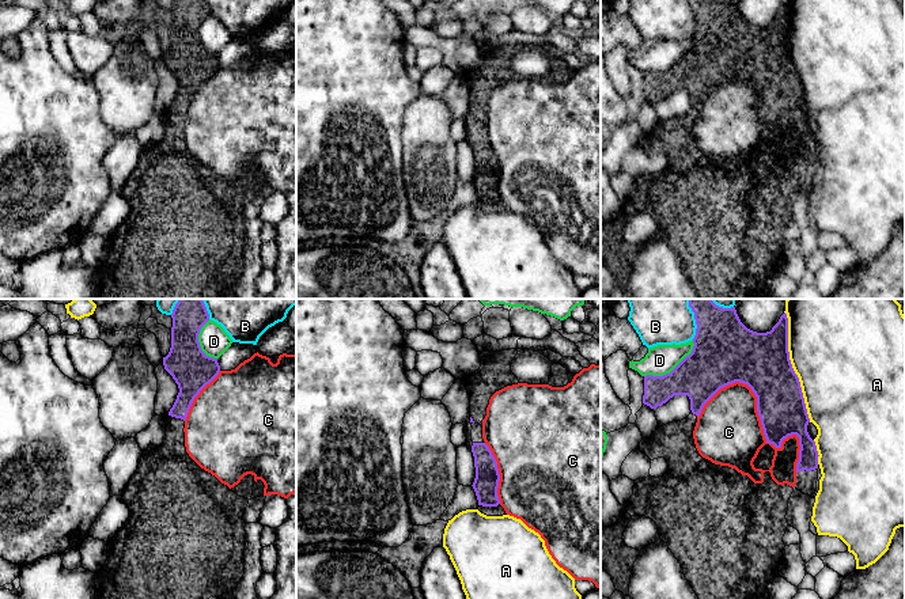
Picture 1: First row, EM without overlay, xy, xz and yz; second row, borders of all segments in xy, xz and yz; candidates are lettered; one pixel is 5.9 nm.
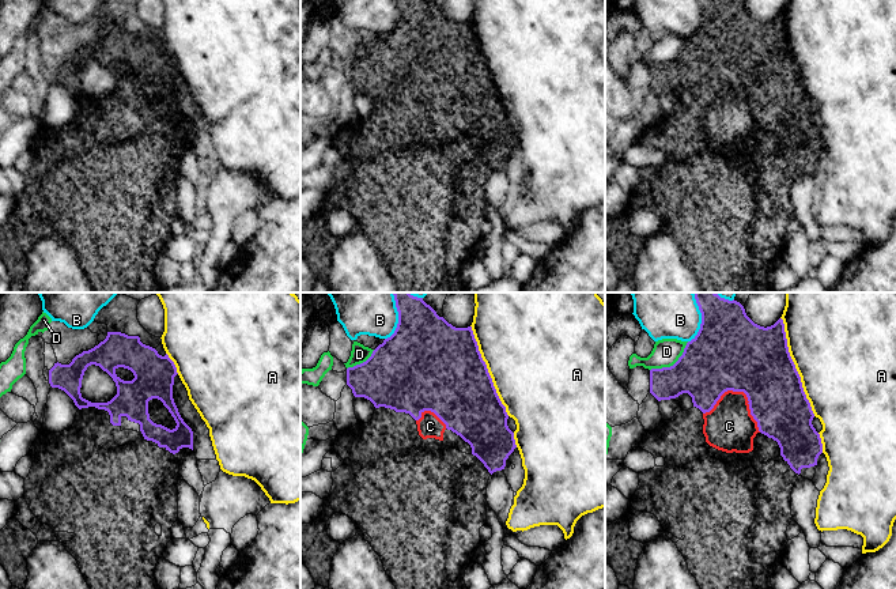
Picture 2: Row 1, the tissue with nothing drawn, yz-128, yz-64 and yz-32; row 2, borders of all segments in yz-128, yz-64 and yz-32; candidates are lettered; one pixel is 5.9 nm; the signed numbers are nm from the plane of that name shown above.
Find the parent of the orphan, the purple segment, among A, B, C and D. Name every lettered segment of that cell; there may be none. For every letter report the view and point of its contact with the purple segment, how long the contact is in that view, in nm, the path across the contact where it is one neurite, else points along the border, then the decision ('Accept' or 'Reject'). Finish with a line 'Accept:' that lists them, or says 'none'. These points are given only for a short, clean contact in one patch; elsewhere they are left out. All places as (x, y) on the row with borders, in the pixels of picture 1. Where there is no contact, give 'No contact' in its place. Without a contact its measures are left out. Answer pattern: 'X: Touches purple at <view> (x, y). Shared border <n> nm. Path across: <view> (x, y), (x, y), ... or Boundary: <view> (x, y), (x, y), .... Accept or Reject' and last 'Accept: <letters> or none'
A: Touches purple at yz (791, 367). Shared border 650 nm. Reject
B: Touches purple at yz (695, 318). Shared border 240 nm. Reject
C: Touches purple at yz (761, 424). Shared border 700 nm. Reject
D: Touches purple at yz (674, 368). Shared border 360 nm. Reject
Accept: none

